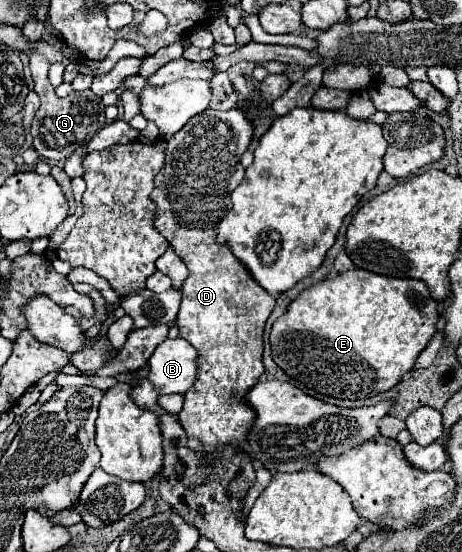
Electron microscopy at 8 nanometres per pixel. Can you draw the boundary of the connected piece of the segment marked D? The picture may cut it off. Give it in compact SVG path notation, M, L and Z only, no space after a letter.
M206 109L200 117L192 117L184 129L172 135L166 141L166 161L160 173L154 177L154 191L150 199L156 203L154 225L160 235L166 237L174 253L186 263L190 277L182 289L182 303L176 325L180 329L180 337L190 341L198 349L198 375L192 385L184 393L184 405L178 413L178 421L188 435L188 445L194 451L214 451L218 445L232 445L240 449L240 443L246 441L248 429L252 425L252 409L244 403L246 391L258 381L264 373L262 367L262 333L264 323L274 309L274 297L270 297L256 281L252 281L250 273L244 265L230 253L230 249L220 247L216 241L218 223L228 215L232 203L230 195L244 179L244 167L240 157L252 143L254 127L244 117L242 111L212 111Z

